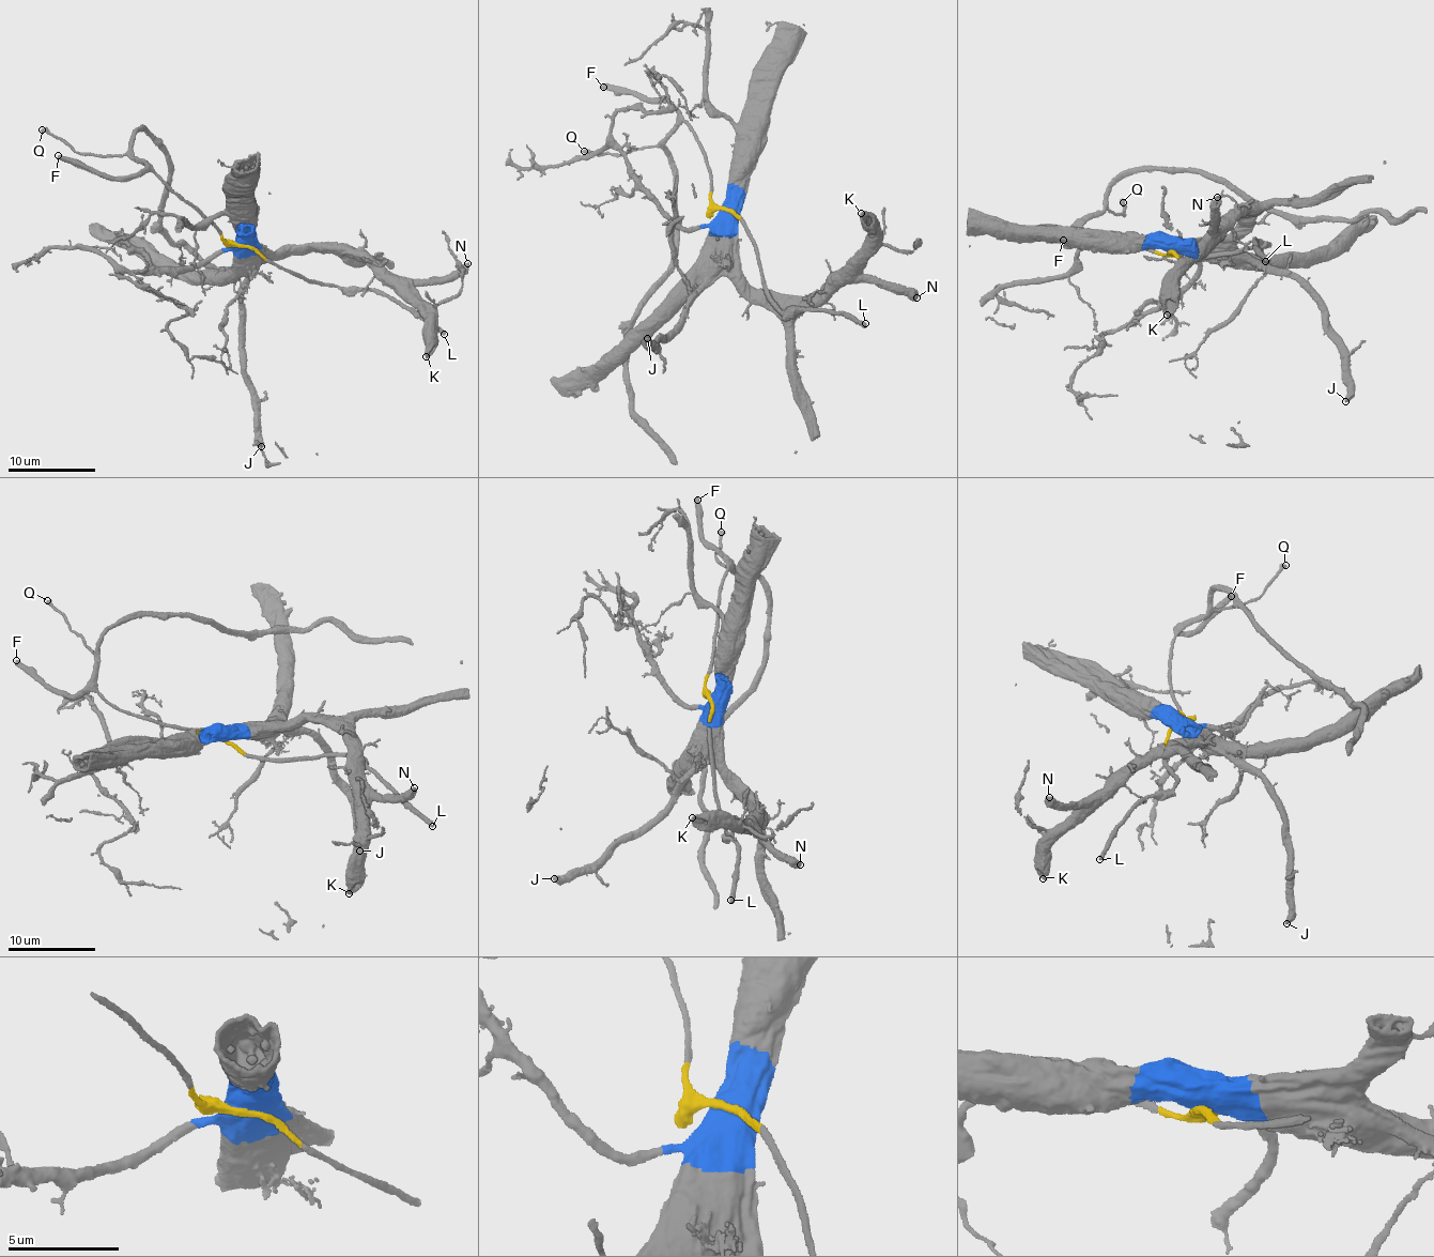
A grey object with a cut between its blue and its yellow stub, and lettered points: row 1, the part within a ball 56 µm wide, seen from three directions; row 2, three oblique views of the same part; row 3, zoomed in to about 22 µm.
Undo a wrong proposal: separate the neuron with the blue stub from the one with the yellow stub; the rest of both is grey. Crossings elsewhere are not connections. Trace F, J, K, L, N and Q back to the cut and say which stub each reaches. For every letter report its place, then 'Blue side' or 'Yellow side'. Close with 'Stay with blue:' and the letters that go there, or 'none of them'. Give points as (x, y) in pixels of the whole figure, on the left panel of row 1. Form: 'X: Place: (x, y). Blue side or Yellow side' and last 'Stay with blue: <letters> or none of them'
F: Place: (58, 155). Yellow side
J: Place: (261, 446). Blue side
K: Place: (426, 356). Blue side
L: Place: (444, 334). Yellow side
N: Place: (467, 263). Blue side
Q: Place: (42, 129). Yellow side
Stay with blue: J, K, N

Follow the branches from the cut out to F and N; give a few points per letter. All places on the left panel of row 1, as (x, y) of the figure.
F: (241, 245), (221, 238), (154, 171), (104, 175), (58, 155)
N: (241, 243), (250, 245), (264, 258), (289, 246), (363, 250), (389, 274), (414, 281), (448, 277), (468, 264)

